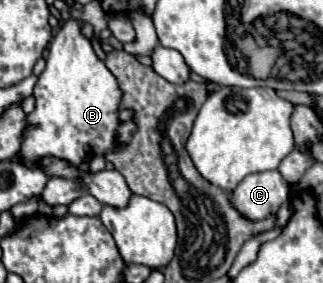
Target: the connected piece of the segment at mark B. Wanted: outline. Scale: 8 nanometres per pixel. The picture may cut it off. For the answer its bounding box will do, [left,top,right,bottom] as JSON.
[17,20,123,168]

